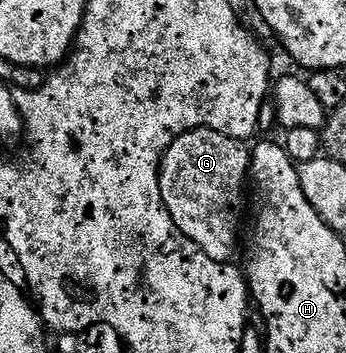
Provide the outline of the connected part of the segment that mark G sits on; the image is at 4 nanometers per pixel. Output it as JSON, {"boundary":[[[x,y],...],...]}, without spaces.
{"boundary":[[[209,127],[183,133],[167,149],[161,162],[159,185],[171,221],[211,261],[228,263],[237,251],[241,214],[245,211],[245,187],[247,191],[251,179],[250,162],[250,148],[242,140],[215,133]]]}

